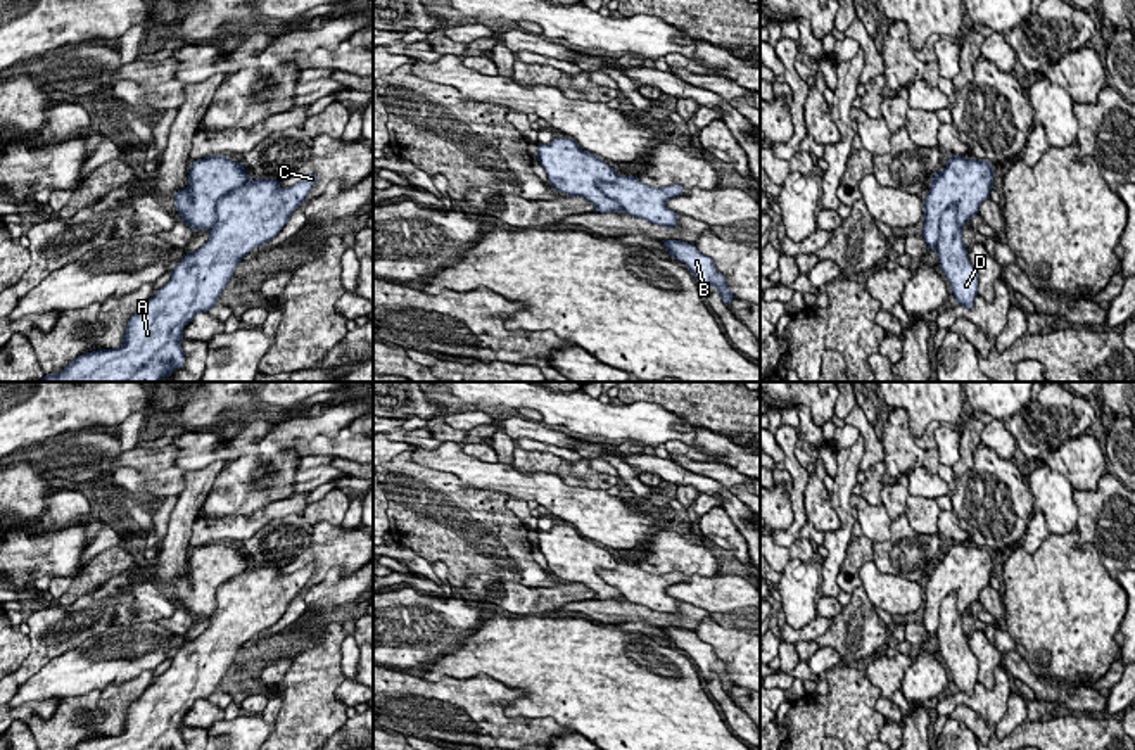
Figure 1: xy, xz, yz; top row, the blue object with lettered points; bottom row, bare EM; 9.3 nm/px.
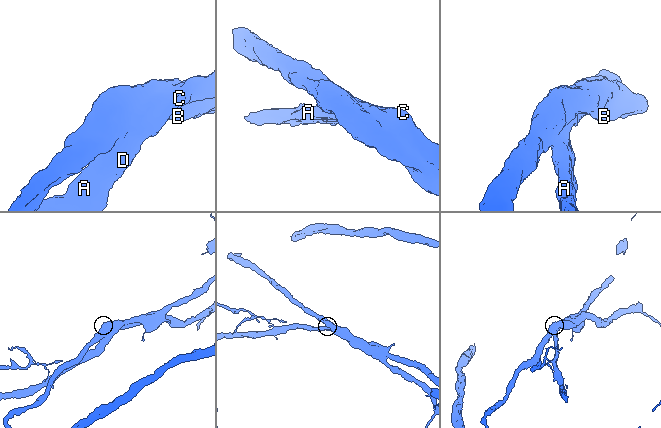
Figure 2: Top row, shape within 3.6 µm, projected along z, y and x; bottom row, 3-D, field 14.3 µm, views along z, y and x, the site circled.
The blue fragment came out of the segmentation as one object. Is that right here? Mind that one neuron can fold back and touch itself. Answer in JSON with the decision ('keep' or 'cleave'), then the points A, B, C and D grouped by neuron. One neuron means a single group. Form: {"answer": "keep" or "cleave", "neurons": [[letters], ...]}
{"answer": "cleave", "neurons": [["A", "C", "D"], ["B"]]}

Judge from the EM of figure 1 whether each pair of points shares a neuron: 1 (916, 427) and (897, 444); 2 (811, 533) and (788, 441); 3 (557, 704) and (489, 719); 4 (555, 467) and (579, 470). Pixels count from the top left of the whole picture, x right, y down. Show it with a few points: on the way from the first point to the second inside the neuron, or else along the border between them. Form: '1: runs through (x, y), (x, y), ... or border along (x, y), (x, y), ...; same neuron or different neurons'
1: border along (907, 422), (907, 431), (914, 438); different neurons
2: border along (807, 521), (795, 536); different neurons
3: border along (491, 678), (522, 693), (507, 716), (546, 719); different neurons
4: runs through (560, 467), (574, 470); same neuron

